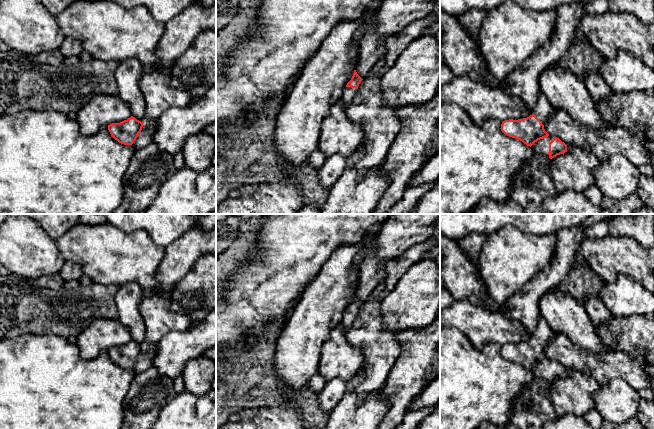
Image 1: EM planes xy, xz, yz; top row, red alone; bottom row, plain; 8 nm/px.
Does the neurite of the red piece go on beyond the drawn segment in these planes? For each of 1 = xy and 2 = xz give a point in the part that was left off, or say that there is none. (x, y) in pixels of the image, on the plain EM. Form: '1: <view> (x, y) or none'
1: xy (145, 361)
2: xz (349, 317)

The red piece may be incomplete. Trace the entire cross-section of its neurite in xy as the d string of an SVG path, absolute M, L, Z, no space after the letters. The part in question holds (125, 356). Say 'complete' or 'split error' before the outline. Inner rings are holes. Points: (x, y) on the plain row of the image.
split error; M131 340L120 347L108 349L108 354L119 367L133 369L136 373L139 373L152 367L157 349L158 343L143 347Z

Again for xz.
split error; M354 294L353 300L351 304L347 307L347 309L343 313L341 324L343 325L345 330L351 328L354 323L359 308L363 303L357 298L356 294Z

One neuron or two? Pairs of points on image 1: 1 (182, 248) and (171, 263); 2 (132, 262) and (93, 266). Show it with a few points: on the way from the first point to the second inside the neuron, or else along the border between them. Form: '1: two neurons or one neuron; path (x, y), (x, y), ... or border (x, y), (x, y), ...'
1: one neuron; path (182, 252), (175, 259)
2: one neuron; path (122, 262), (103, 262)

